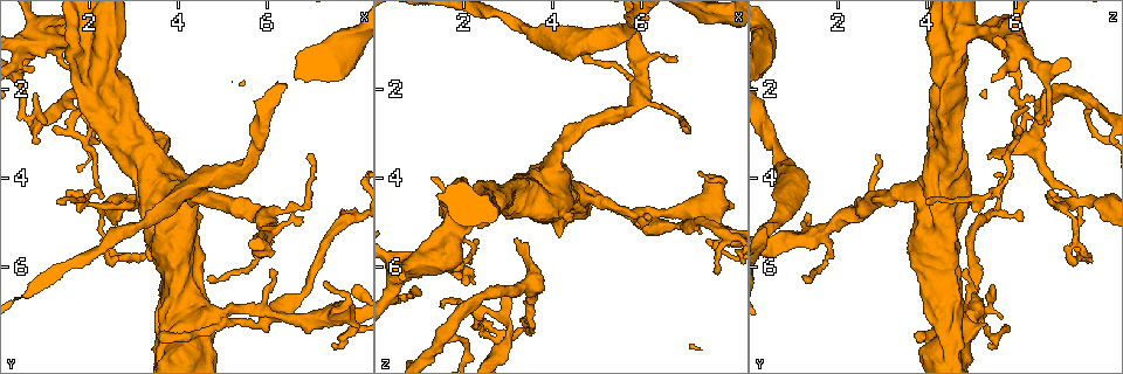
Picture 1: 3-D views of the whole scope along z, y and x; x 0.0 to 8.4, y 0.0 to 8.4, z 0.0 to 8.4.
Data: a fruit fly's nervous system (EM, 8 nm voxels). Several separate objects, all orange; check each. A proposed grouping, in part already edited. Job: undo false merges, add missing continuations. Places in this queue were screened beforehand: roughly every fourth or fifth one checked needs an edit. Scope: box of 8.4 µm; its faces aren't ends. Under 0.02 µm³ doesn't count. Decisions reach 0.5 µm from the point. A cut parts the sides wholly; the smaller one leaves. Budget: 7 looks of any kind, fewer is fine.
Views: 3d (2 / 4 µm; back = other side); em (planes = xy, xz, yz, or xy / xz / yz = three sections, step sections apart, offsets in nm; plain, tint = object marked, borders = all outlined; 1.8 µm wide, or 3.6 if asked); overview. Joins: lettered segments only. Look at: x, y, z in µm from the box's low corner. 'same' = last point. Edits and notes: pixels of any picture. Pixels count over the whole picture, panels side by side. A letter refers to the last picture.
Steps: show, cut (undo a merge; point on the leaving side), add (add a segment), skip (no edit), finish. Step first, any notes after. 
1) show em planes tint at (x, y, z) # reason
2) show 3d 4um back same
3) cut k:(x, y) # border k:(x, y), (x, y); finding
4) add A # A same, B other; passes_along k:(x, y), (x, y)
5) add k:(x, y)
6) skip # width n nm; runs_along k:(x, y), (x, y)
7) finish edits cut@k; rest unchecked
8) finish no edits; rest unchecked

show em xz step 8 tint at (5.30, 3.85, 0.95) # thick turns thin

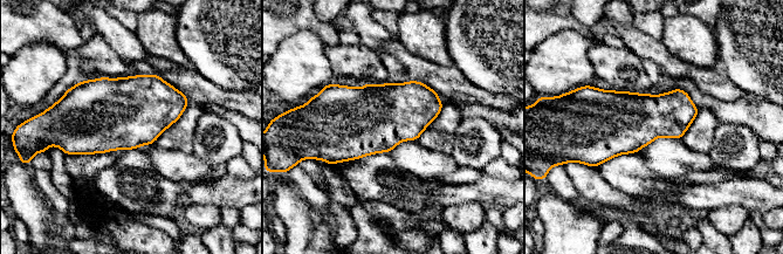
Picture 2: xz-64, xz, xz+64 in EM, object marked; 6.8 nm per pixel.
show em planes borders same

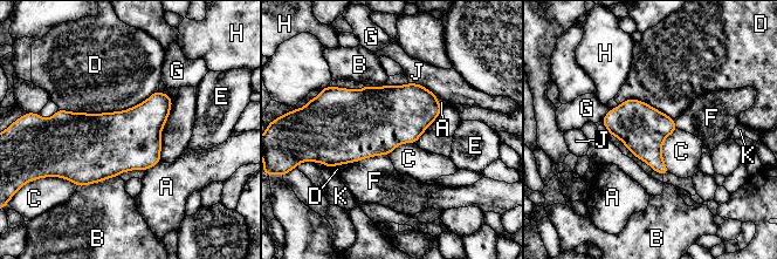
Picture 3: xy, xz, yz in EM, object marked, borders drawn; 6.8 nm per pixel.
skip # A other, B other, C other, D other, E other, F other, G other, H other, J other, K other; border 3:(676, 128), (661, 147), (667, 171); continuous, no second neuron

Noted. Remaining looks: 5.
show em xy step 16 tint at (2.60, 5.70, 7.50)

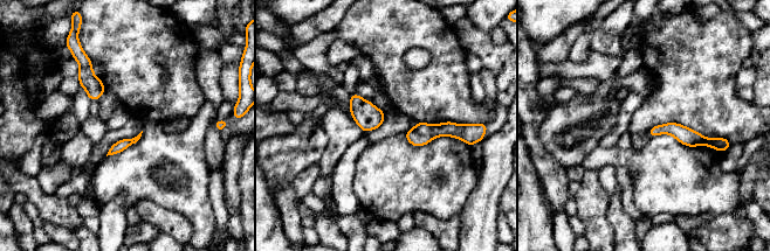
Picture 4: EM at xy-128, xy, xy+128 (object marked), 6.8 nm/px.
show em planes tint same

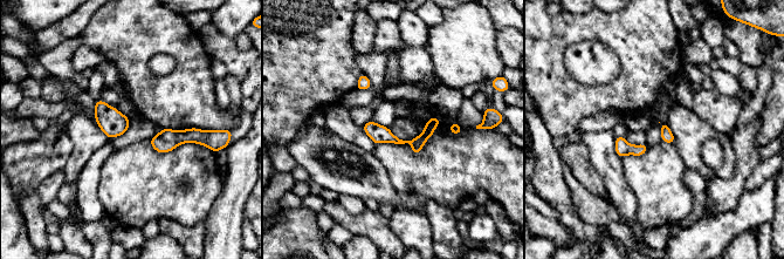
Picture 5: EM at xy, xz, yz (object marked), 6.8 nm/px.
show em planes borders same # what lies round it

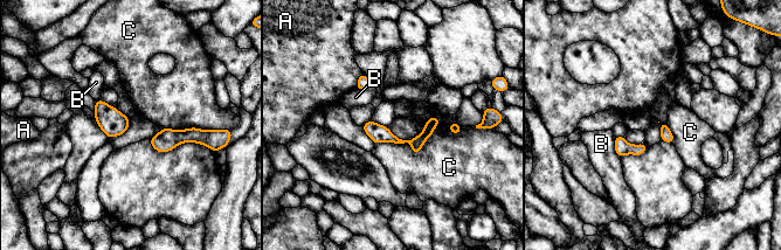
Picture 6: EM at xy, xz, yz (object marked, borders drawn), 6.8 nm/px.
cut 6:(167, 134) # width 80 nm; A other, B other, C other; part_leaving 6:(435, 120), (417, 141), (395, 140), (366, 127); two neurons meet here

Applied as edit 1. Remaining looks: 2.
show em planes plain at (6.25, 7.00, 5.00) # three arms meet

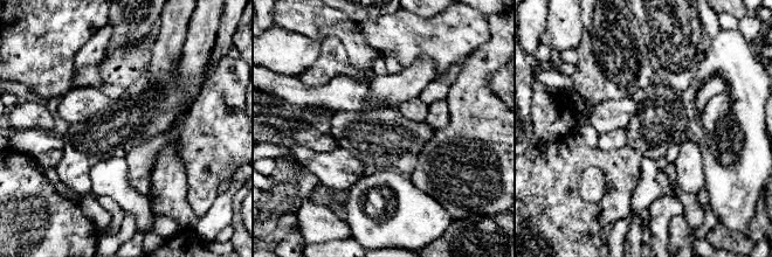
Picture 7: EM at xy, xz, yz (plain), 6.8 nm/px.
show em planes borders same

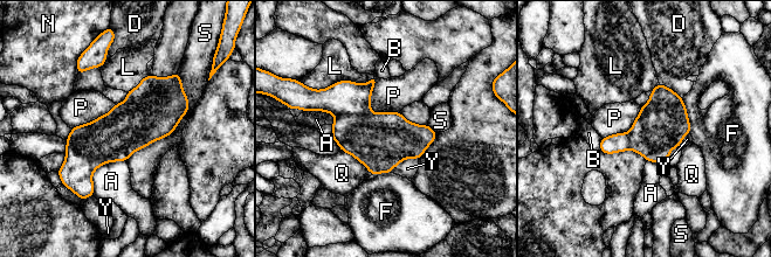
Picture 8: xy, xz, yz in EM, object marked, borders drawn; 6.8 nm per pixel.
cut 8:(378, 140) # A other, B other, D other, F other, L other, N other, P other, Q other, S other, Y other; border 8:(372, 112), (336, 116); a second neuron is stuck on

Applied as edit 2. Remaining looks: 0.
finish edits cut@6, cut@8; rest unchecked

